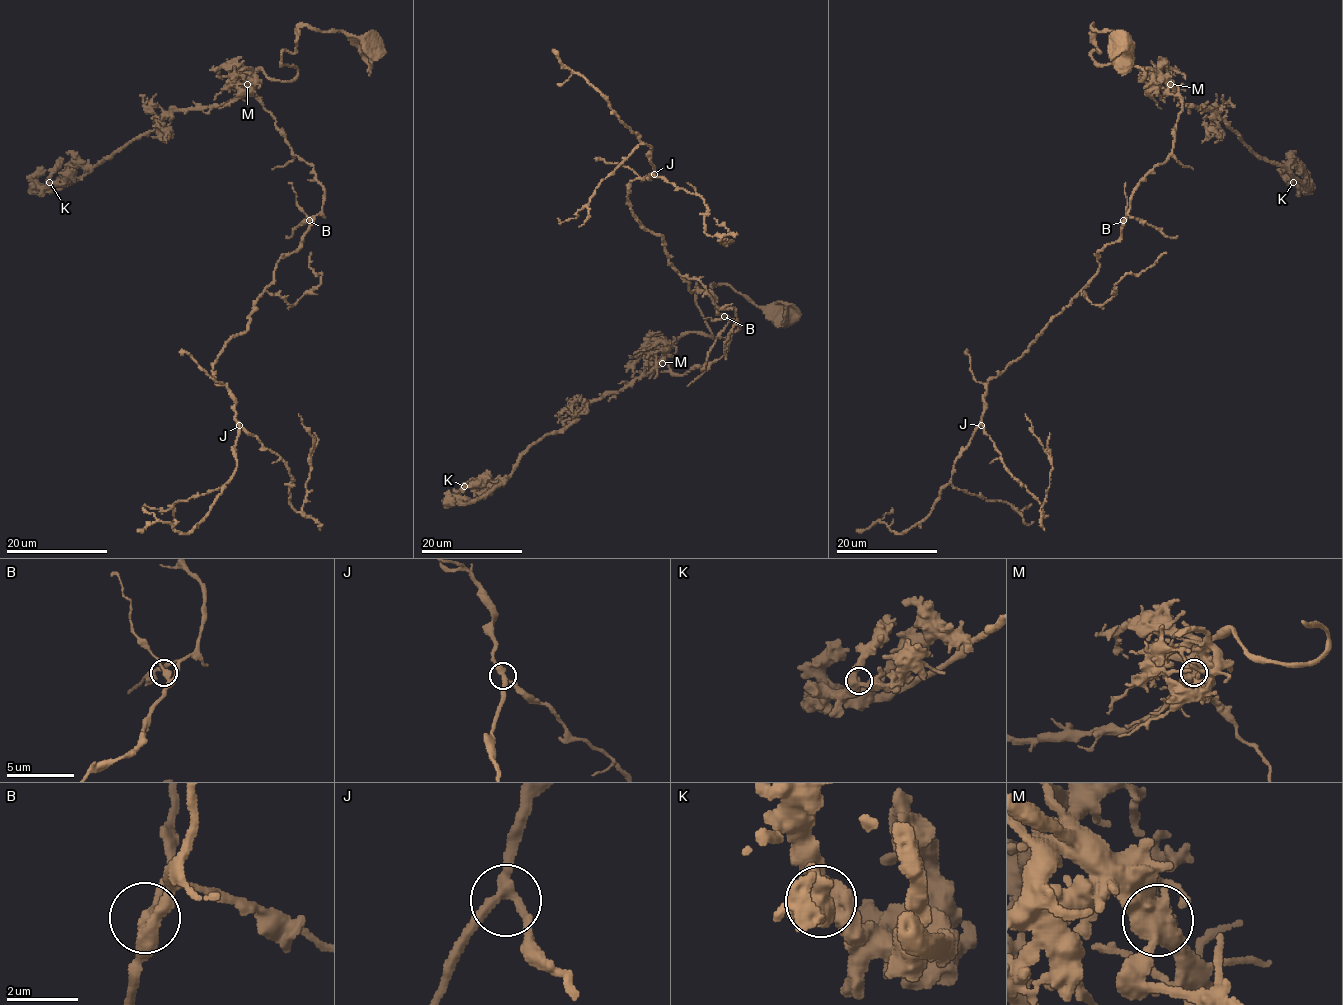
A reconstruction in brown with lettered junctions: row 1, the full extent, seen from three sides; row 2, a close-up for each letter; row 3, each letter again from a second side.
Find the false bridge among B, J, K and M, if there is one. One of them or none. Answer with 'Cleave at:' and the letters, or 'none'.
Cleave at: none

